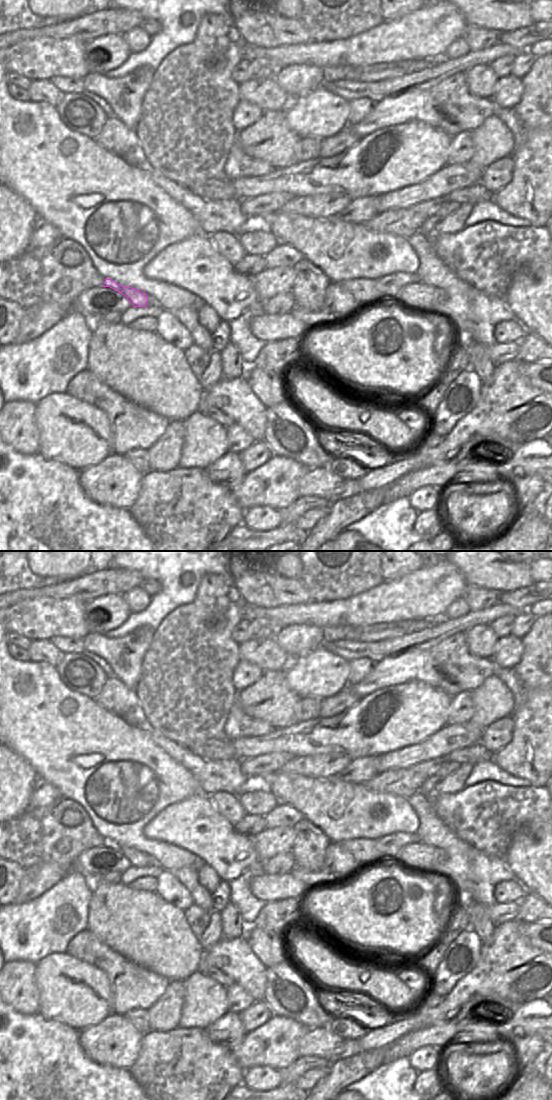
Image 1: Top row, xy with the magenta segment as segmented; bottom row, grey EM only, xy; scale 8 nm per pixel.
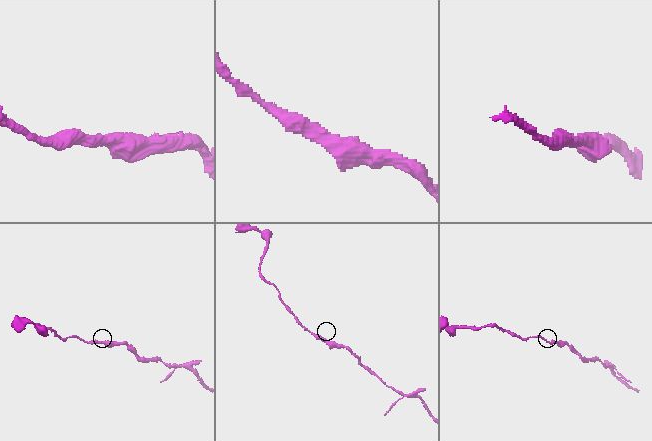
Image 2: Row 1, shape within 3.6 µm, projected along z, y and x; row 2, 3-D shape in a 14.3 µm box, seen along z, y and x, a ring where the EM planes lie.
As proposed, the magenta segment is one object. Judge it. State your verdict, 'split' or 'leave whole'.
leave whole

